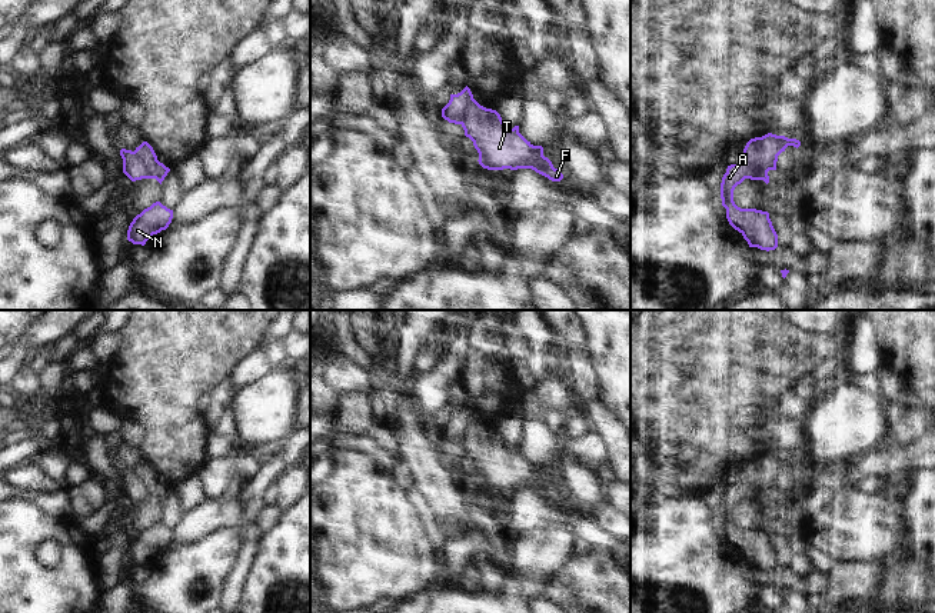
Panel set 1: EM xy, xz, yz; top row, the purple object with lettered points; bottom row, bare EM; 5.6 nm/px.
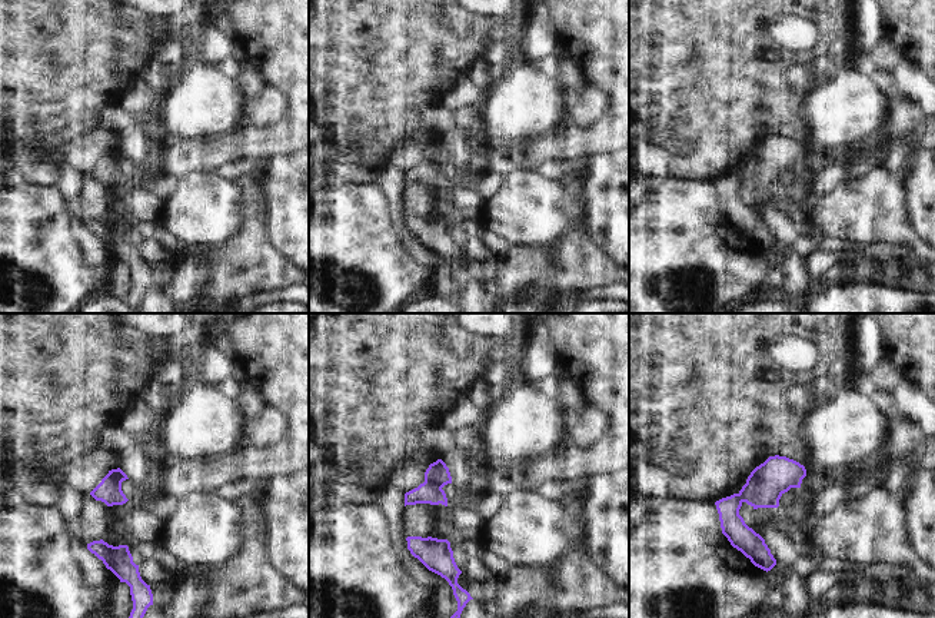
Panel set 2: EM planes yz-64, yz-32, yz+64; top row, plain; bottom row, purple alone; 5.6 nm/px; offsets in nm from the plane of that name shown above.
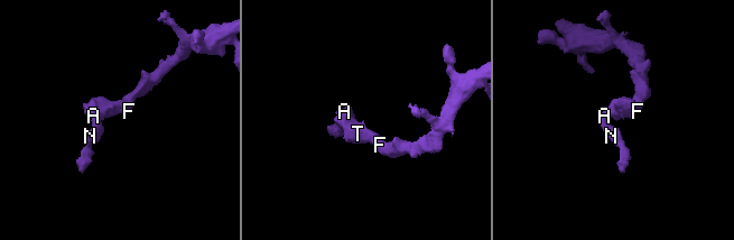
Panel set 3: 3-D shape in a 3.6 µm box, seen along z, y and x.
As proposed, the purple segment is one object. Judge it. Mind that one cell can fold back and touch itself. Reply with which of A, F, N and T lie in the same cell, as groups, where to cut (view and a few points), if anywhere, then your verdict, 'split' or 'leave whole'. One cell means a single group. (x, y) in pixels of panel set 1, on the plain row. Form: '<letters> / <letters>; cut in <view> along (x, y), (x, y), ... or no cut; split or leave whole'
A N / F T; cut in xz along (473, 419), (466, 423), (461, 443); split

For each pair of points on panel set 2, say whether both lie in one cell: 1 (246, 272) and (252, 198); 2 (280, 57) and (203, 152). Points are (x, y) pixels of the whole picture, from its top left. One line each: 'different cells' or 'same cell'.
1: same cell
2: same cell

